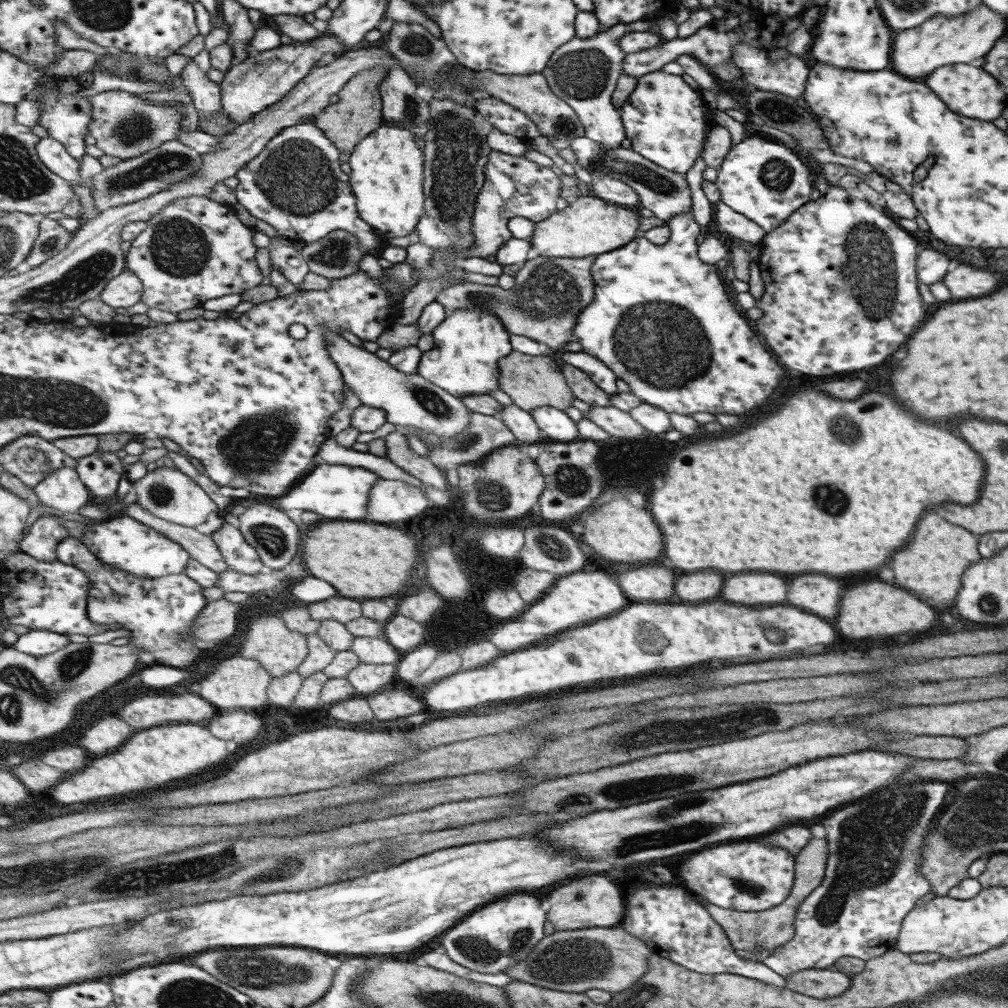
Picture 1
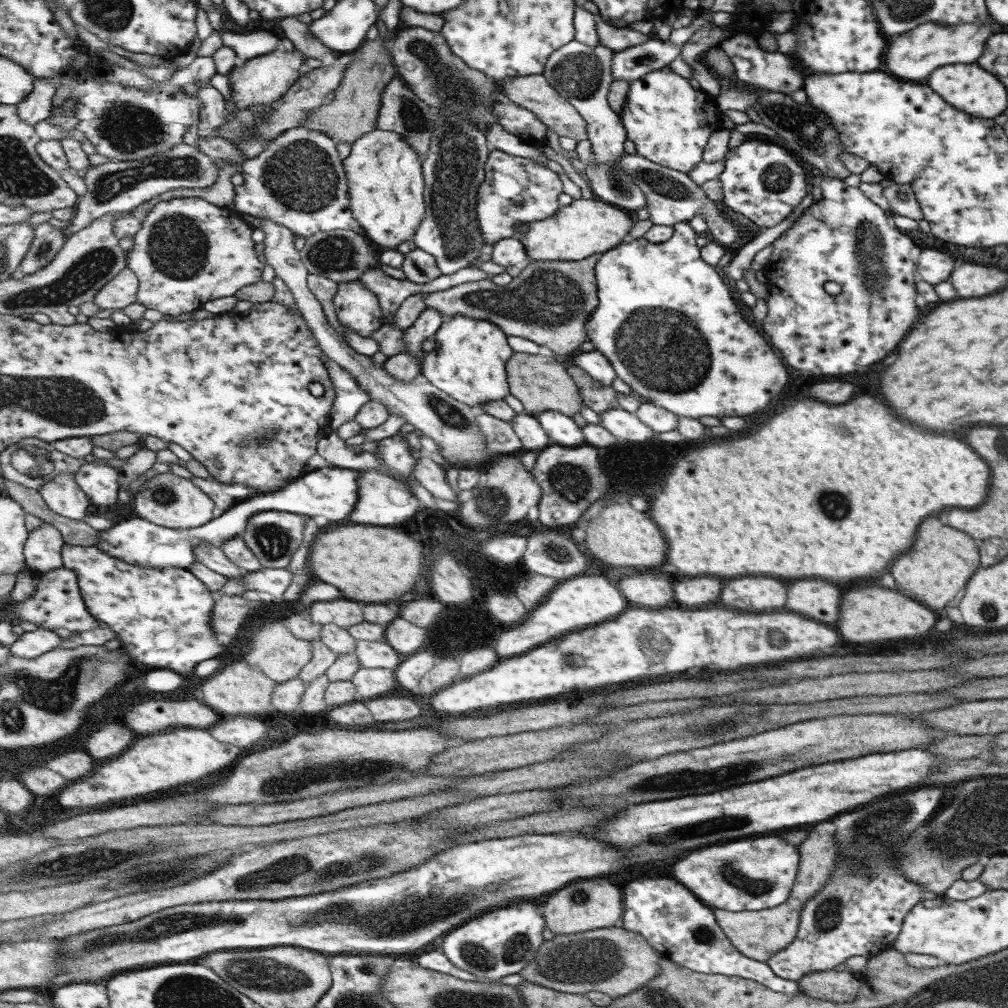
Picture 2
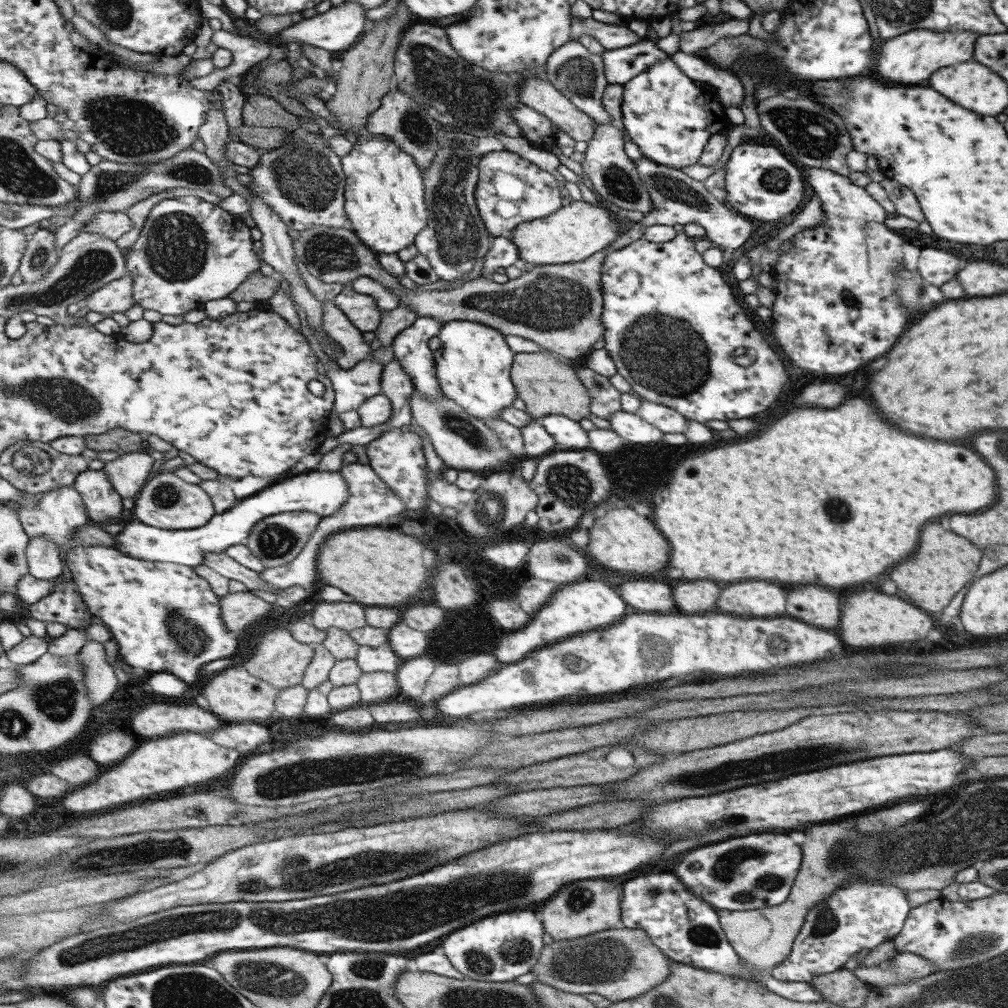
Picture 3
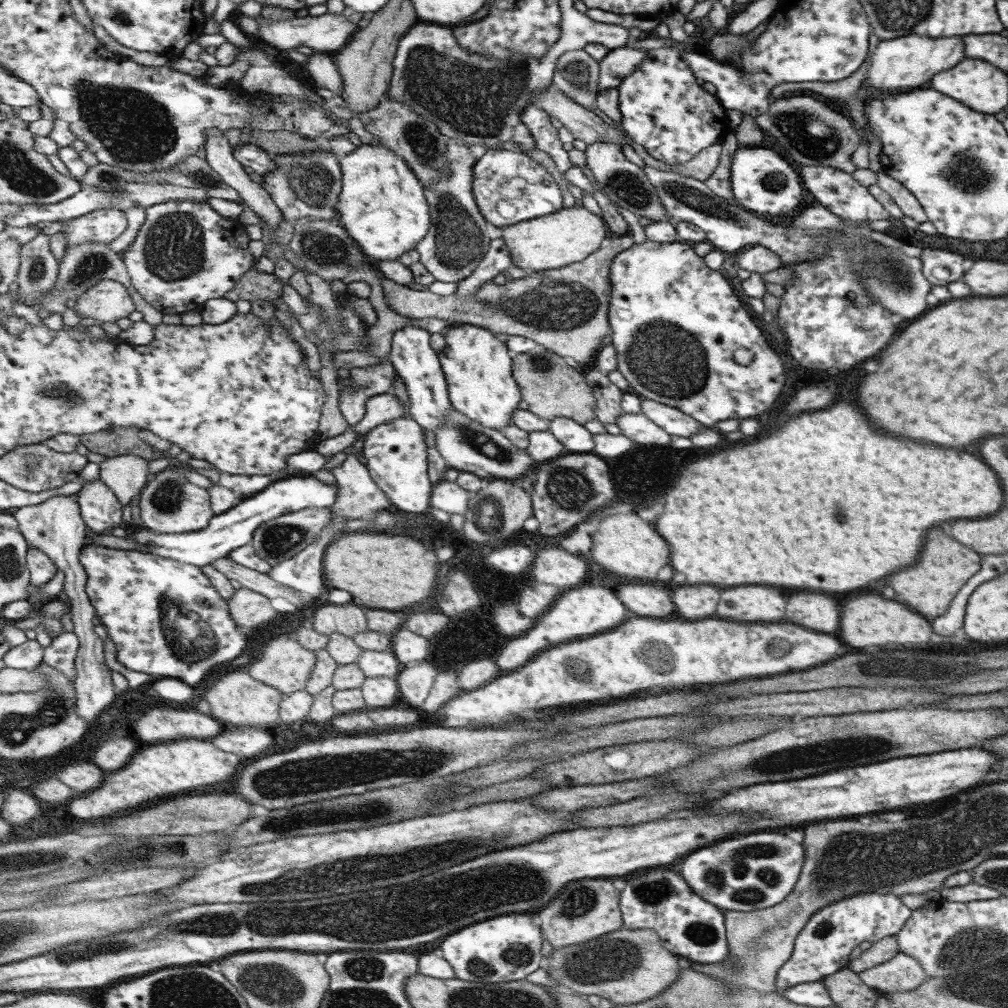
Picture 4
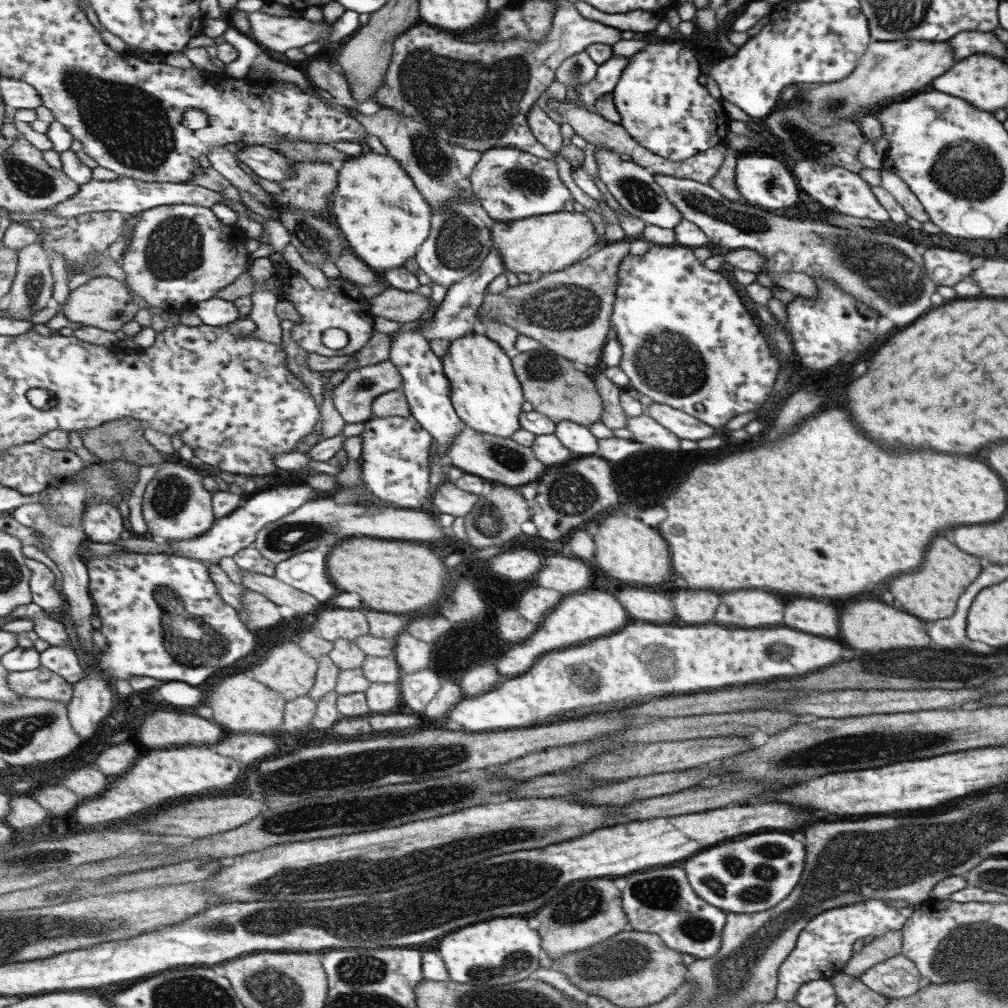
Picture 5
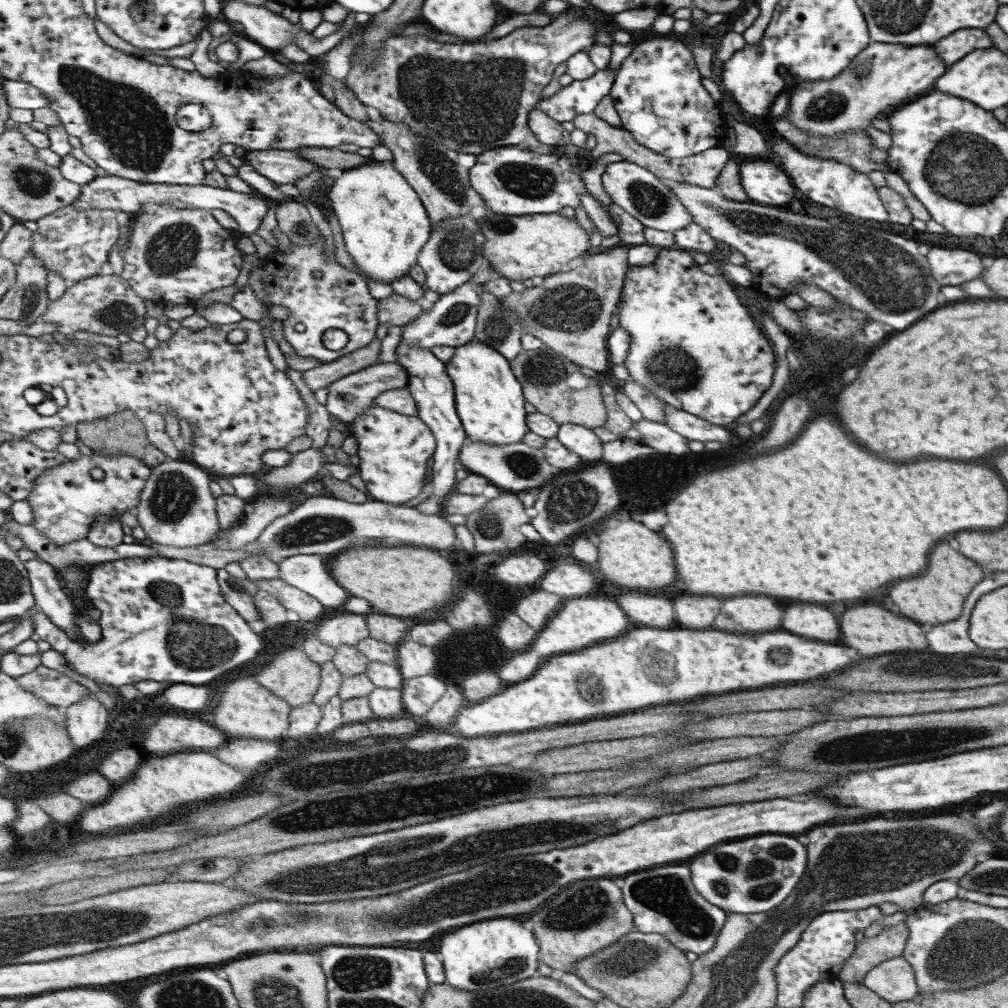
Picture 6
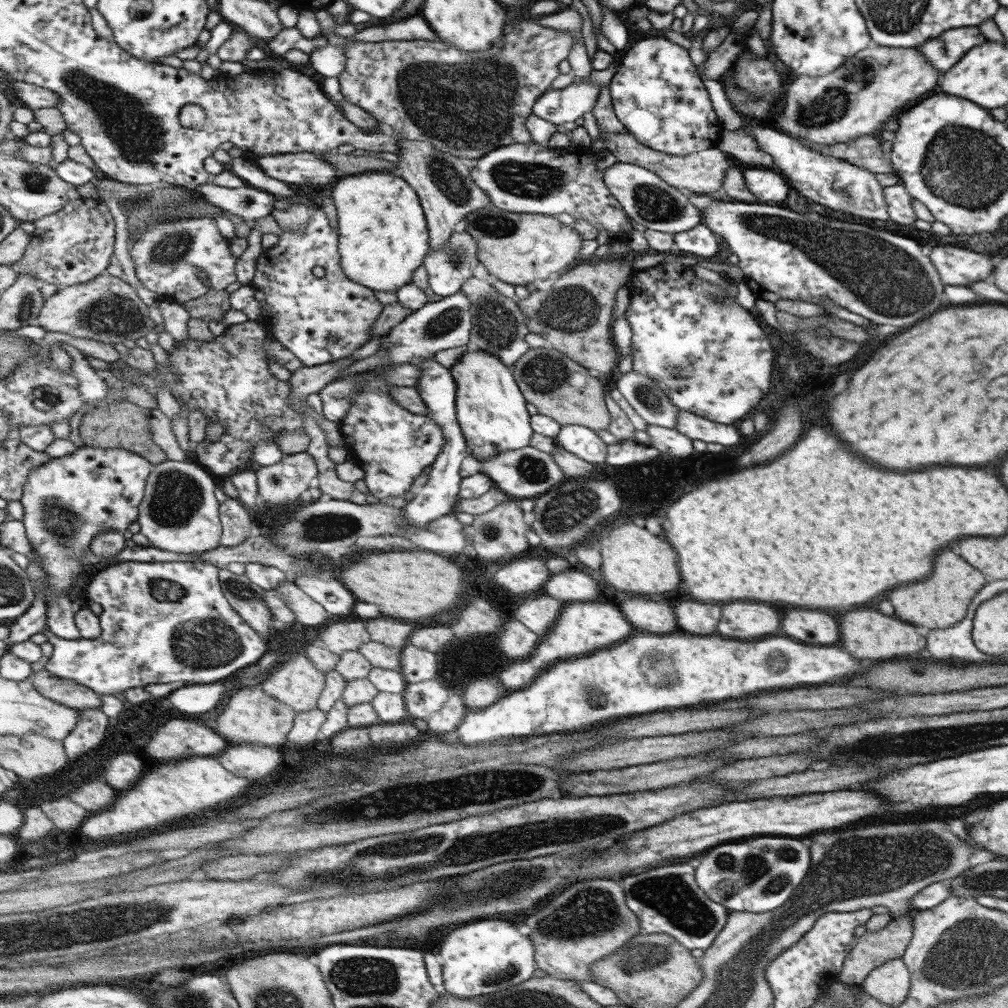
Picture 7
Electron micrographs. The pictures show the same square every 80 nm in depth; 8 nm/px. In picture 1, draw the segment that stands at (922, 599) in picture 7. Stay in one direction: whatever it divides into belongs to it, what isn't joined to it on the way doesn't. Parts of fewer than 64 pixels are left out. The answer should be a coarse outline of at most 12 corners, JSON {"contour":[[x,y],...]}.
{"contour":[[927,510],[891,556],[893,580],[953,602],[977,536]]}

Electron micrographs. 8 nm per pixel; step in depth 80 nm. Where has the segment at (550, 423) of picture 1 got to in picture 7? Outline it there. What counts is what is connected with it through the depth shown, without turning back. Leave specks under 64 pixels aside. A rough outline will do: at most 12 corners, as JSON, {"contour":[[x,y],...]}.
{"contour":[[564,426],[557,444],[607,466],[608,444],[592,428]]}

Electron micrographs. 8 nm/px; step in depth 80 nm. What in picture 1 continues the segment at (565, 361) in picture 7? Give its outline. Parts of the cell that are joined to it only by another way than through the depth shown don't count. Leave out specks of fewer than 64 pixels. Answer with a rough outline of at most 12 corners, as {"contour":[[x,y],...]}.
{"contour":[[549,356],[502,358],[500,390],[523,410],[566,412],[575,394]]}

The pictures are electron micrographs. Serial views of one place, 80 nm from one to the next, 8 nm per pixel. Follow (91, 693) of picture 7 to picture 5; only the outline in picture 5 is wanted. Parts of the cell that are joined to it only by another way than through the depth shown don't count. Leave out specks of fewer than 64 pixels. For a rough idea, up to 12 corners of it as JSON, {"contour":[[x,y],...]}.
{"contour":[[41,665],[8,671],[20,696],[69,704],[74,684]]}

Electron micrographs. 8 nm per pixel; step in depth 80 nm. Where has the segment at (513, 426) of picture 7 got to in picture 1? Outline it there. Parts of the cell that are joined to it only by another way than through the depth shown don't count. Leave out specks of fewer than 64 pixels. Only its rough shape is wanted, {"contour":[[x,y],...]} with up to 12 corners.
{"contour":[[491,311],[437,326],[418,373],[460,399],[500,390],[514,336]]}

